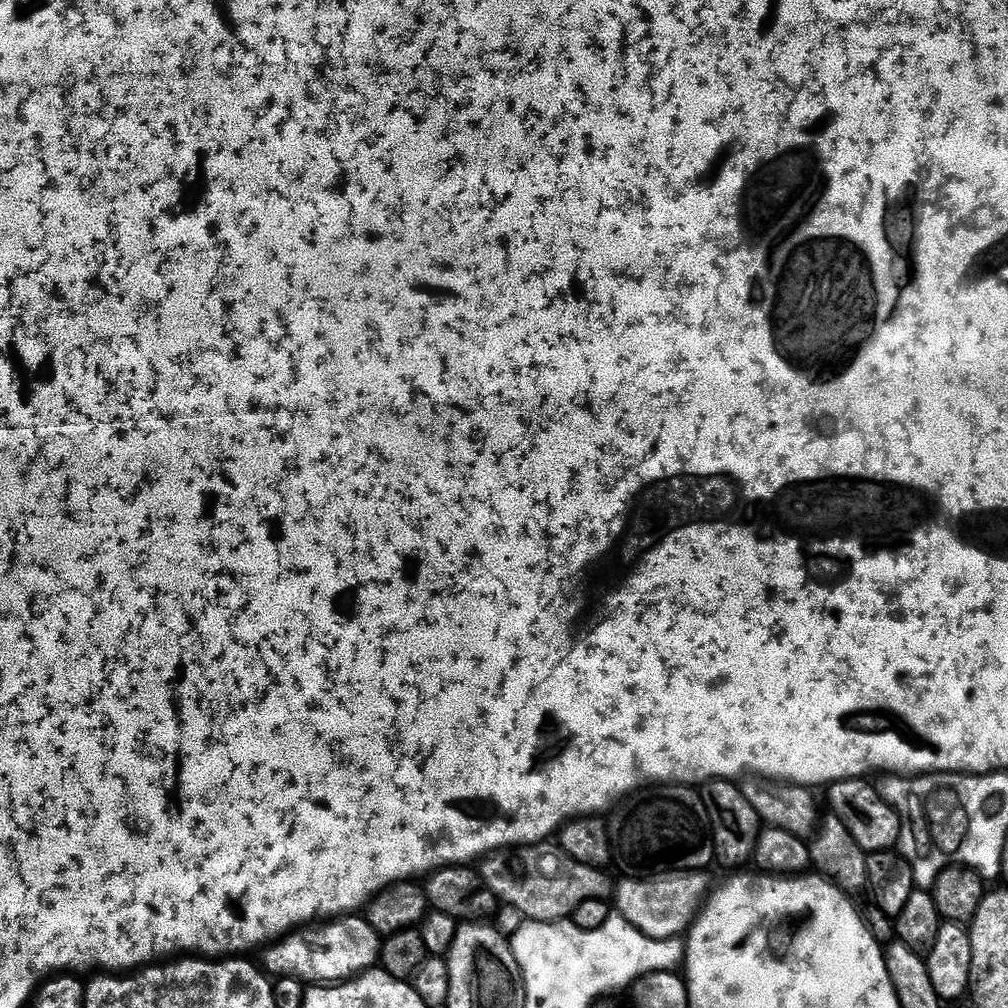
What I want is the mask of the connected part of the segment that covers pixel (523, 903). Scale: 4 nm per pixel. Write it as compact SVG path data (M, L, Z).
M536 846L527 850L501 850L491 853L479 865L485 888L493 892L501 905L509 904L529 921L550 924L567 921L582 902L604 900L607 892L609 895L610 884L608 888L608 880L601 869L582 866L559 850L540 850Z

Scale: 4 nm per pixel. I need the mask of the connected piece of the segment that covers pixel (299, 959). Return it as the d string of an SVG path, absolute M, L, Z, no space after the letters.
M352 914L323 926L293 931L275 941L263 953L263 967L272 978L295 977L308 986L331 986L375 969L381 943L382 937L369 926L367 919Z

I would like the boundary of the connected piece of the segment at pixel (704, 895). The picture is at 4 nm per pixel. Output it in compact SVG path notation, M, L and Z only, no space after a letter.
M707 871L703 872L671 872L670 874L666 874L665 876L651 876L649 880L633 880L631 878L621 879L621 884L614 888L614 896L616 892L616 908L615 911L619 913L619 915L624 917L626 922L630 922L631 924L638 929L644 936L649 936L650 938L654 938L655 940L674 940L680 937L683 937L685 933L691 929L698 913L701 911L702 905L709 899L710 896L710 888L708 892L708 875Z

